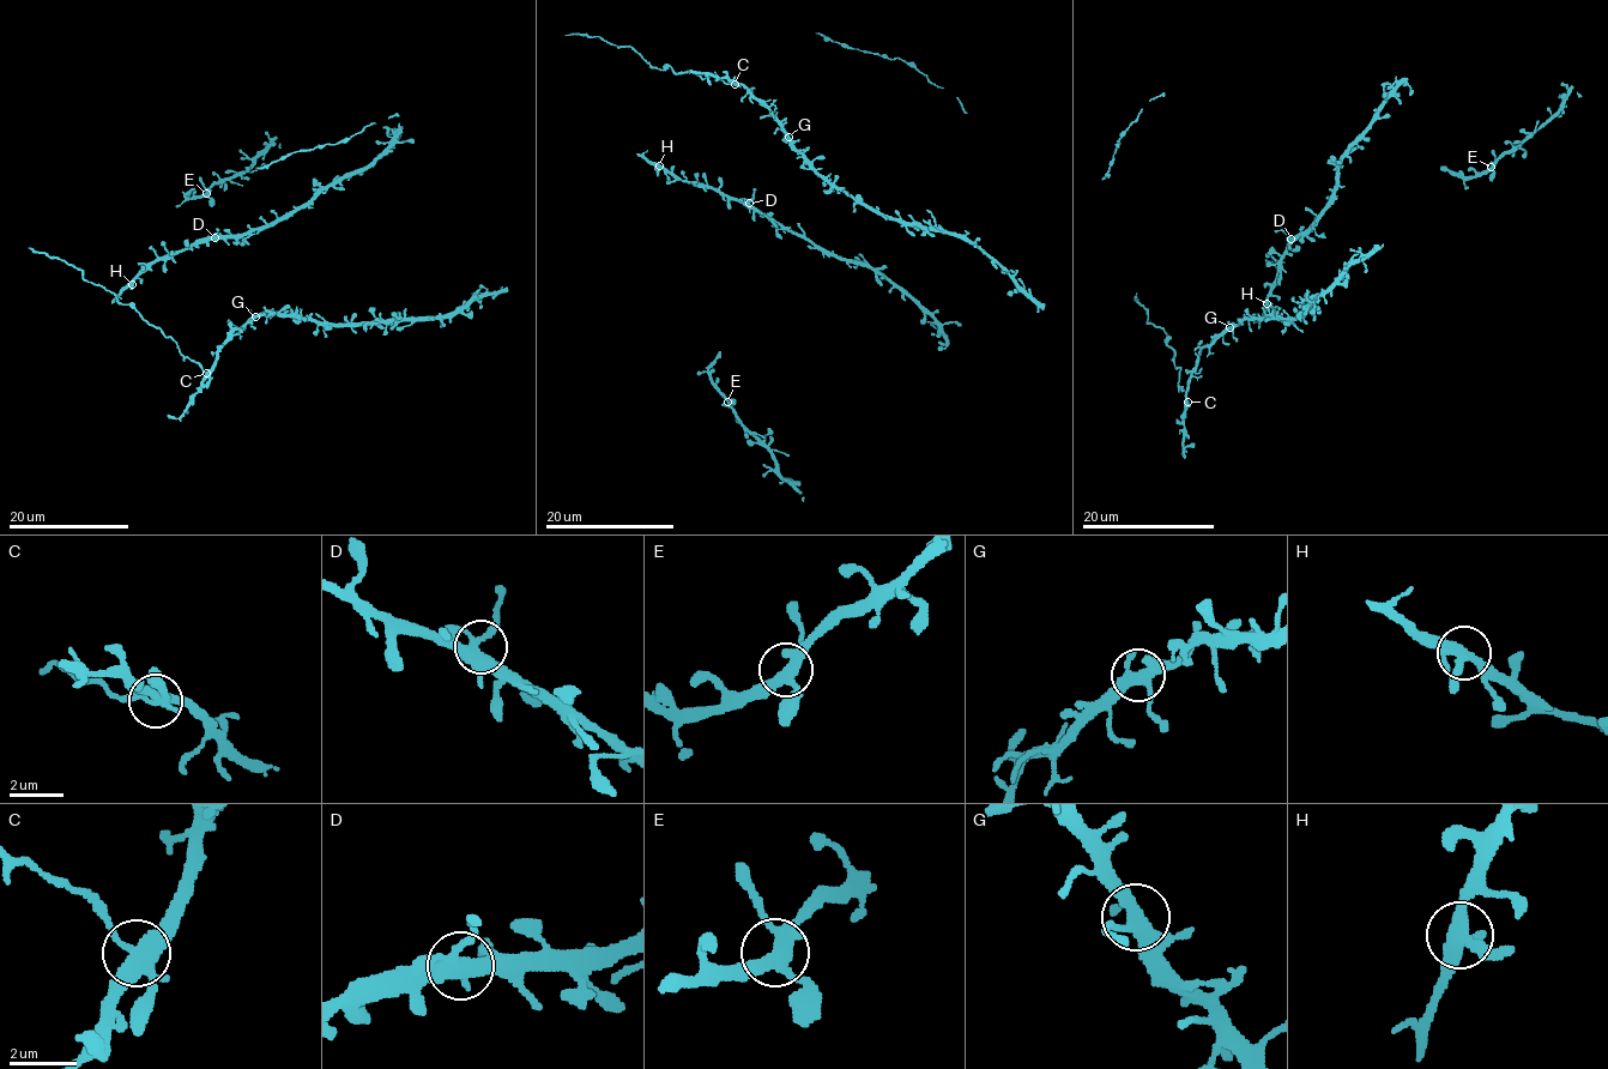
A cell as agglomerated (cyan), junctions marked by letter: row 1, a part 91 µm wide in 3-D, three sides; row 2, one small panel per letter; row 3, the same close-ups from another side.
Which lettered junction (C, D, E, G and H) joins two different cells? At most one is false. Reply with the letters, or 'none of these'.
C

